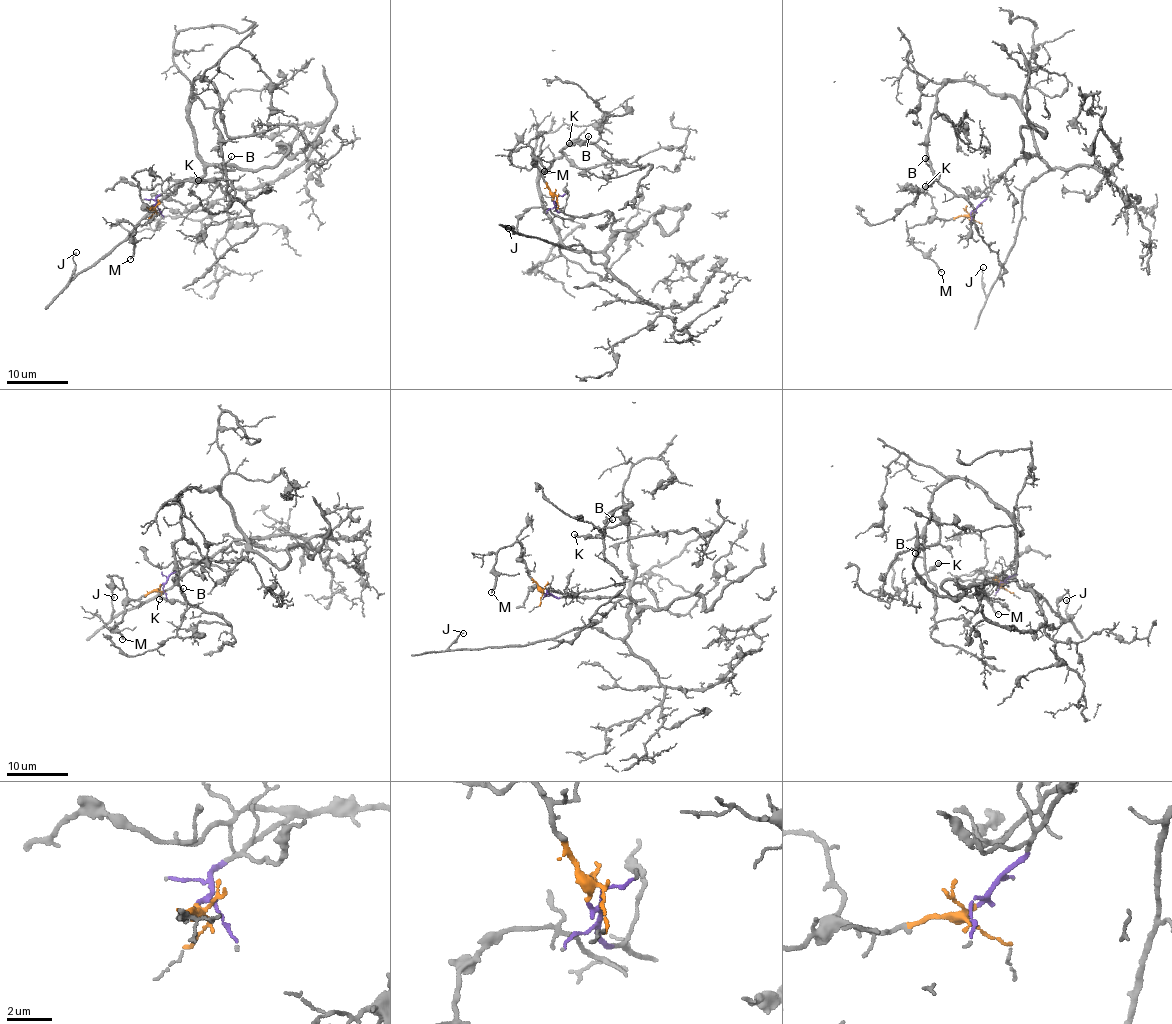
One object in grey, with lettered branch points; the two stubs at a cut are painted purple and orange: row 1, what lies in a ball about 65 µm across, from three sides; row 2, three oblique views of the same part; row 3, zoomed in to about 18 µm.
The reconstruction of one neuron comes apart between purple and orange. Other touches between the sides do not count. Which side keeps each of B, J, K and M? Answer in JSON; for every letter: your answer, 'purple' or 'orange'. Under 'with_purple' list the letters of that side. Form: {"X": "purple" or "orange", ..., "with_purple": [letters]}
{"B": "purple", "J": "purple", "K": "purple", "M": "orange", "with_purple": ["B", "J", "K"]}

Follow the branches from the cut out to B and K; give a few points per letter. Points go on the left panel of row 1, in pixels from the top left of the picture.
B: (152, 206), (178, 182), (224, 173), (197, 151), (193, 79), (214, 87), (220, 155), (231, 156)
K: (152, 206), (178, 182), (224, 173), (197, 151), (190, 87), (202, 77), (221, 109), (225, 178), (198, 179)

